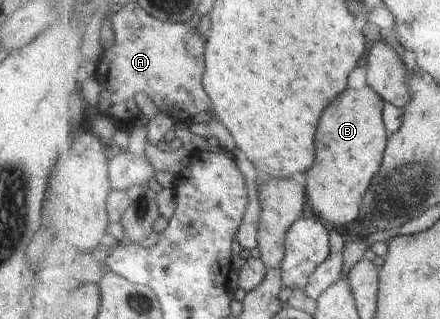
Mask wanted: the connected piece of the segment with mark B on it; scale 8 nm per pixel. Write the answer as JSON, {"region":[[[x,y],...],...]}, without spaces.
{"region":[[[367,83],[361,89],[348,89],[334,107],[326,109],[318,133],[318,161],[305,173],[309,209],[322,221],[341,226],[360,217],[364,195],[381,172],[389,148],[386,103],[385,97]]]}

